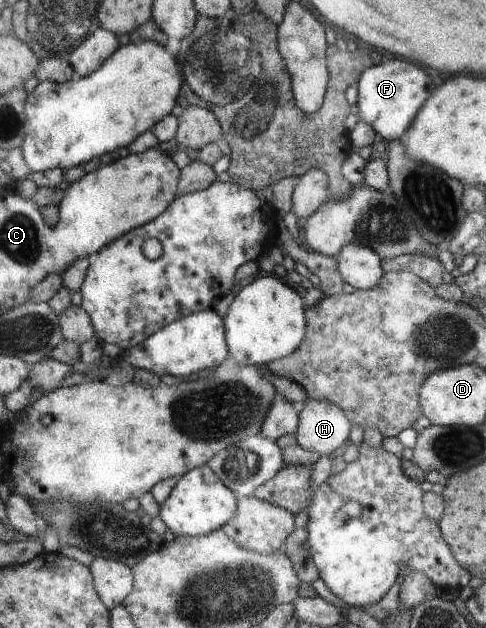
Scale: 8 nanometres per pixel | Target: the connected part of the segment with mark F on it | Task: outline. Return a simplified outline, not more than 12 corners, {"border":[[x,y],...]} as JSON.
{"border":[[411,62],[371,66],[358,82],[360,119],[401,139],[435,86]]}

